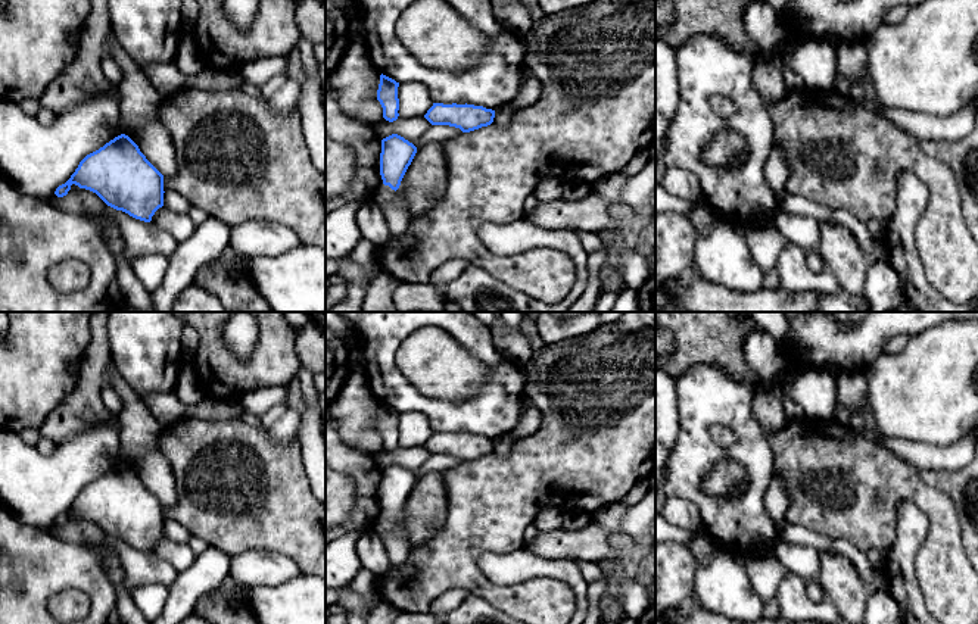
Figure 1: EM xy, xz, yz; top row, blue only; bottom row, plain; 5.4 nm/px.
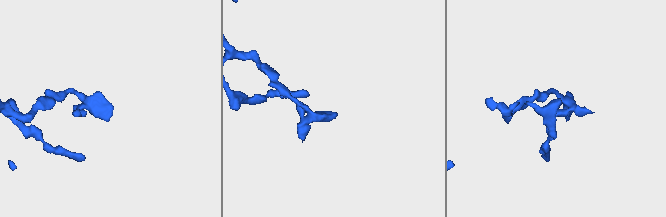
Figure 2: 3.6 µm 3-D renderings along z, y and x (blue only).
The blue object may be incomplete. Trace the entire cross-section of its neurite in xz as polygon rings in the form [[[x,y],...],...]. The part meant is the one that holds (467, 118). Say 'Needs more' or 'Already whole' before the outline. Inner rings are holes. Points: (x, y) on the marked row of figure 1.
Already whole. [[[433,103],[424,118],[432,125],[449,125],[470,132],[493,122],[495,110],[474,104]]]

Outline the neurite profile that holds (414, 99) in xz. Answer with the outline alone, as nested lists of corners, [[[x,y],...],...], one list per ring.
[[[401,82],[398,99],[398,113],[402,118],[421,118],[435,103],[427,87],[421,82]]]

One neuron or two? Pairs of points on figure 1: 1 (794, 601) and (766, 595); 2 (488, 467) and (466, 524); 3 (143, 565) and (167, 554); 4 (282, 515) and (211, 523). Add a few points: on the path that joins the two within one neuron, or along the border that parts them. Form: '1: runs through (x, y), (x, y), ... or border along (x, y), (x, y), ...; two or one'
1: border along (790, 571), (779, 582), (774, 596); two
2: runs through (488, 481), (488, 502), (480, 509); one
3: border along (150, 551), (178, 571); two
4: runs through (264, 523), (261, 526), (257, 523), (229, 523); one

